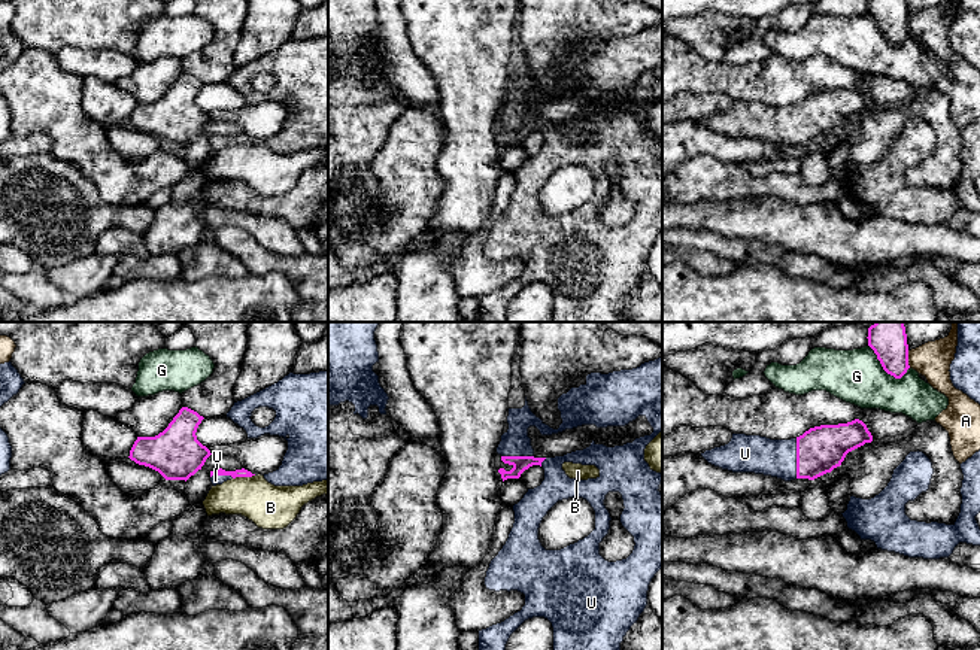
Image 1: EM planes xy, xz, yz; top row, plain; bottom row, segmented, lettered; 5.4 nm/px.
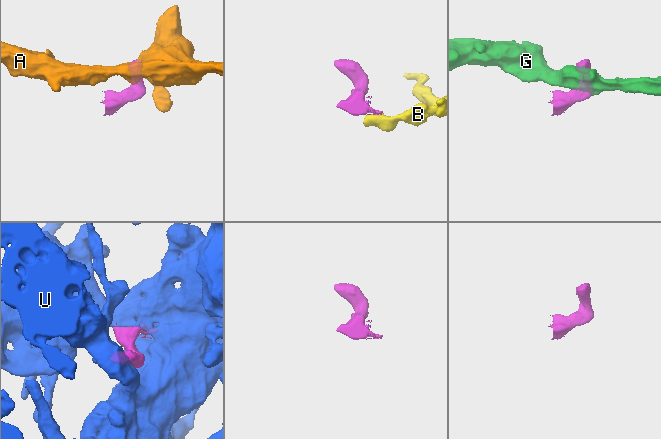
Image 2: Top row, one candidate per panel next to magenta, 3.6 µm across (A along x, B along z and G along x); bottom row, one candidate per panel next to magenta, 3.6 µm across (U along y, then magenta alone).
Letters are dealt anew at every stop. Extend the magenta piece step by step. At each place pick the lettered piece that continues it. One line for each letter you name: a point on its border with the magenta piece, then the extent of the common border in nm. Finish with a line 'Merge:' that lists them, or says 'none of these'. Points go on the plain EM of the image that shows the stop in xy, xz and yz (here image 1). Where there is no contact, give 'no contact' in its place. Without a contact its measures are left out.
U: contact yz (797, 124); length 220 nm
Merge: U

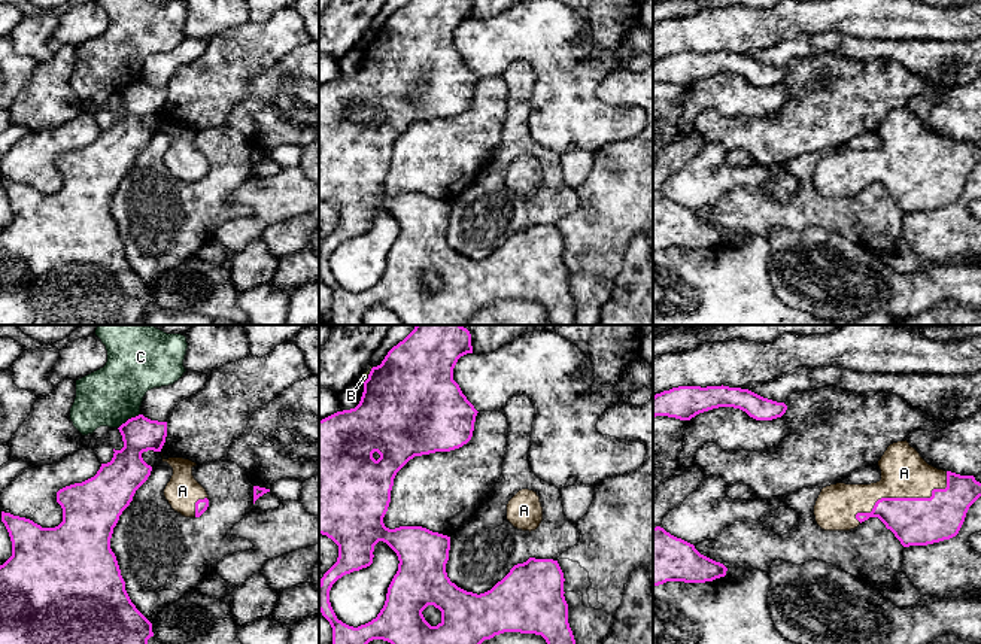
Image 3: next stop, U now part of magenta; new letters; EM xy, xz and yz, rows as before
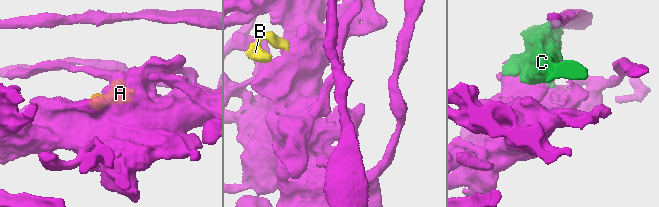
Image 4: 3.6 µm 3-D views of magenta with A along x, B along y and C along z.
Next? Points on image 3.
A: contact yz (907, 164); length 550 nm
Merge: A

